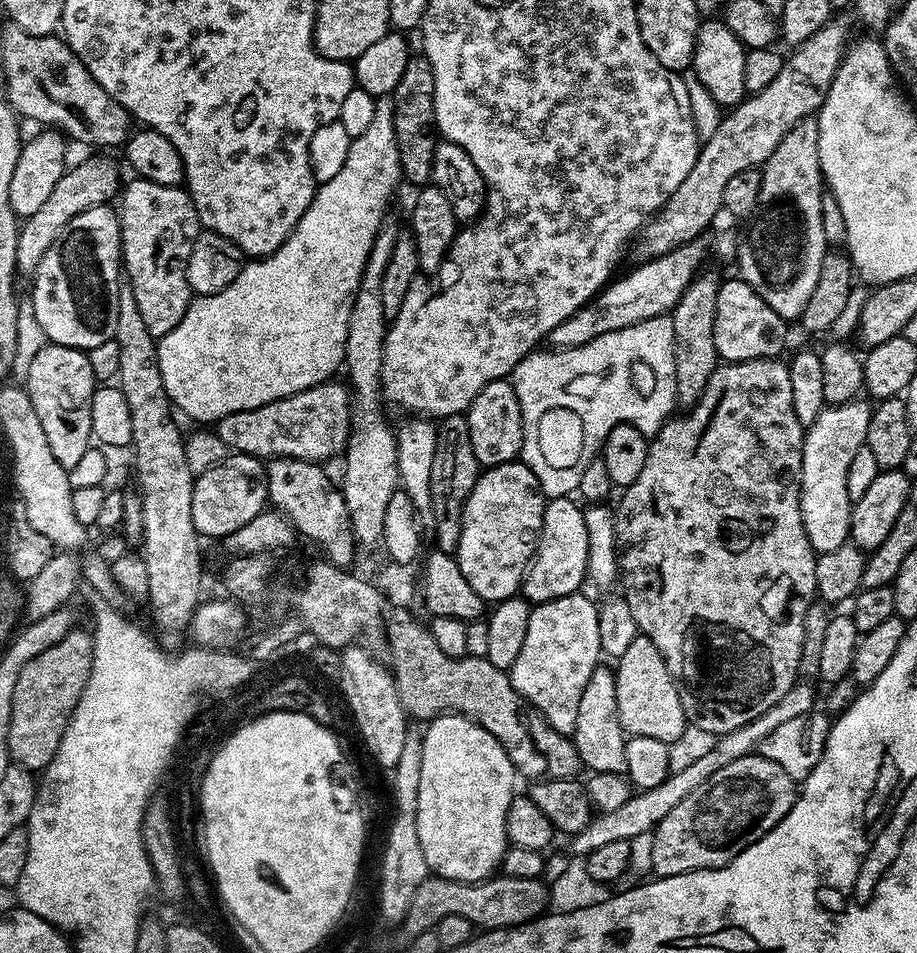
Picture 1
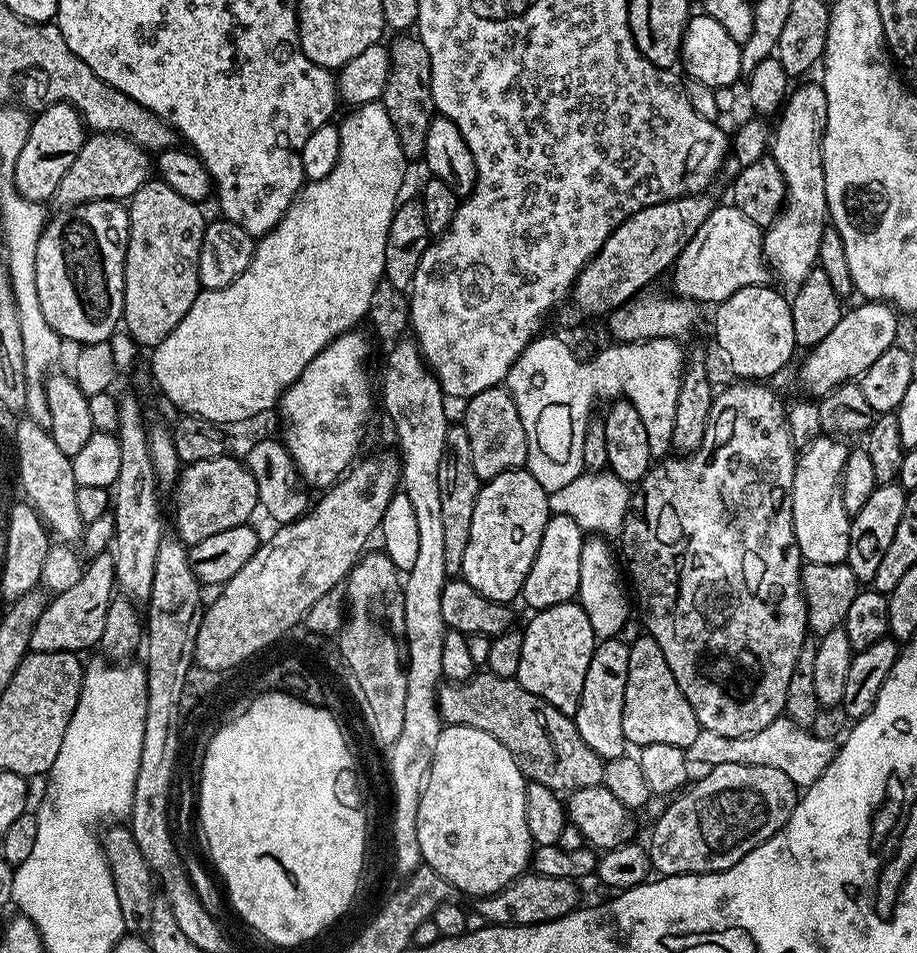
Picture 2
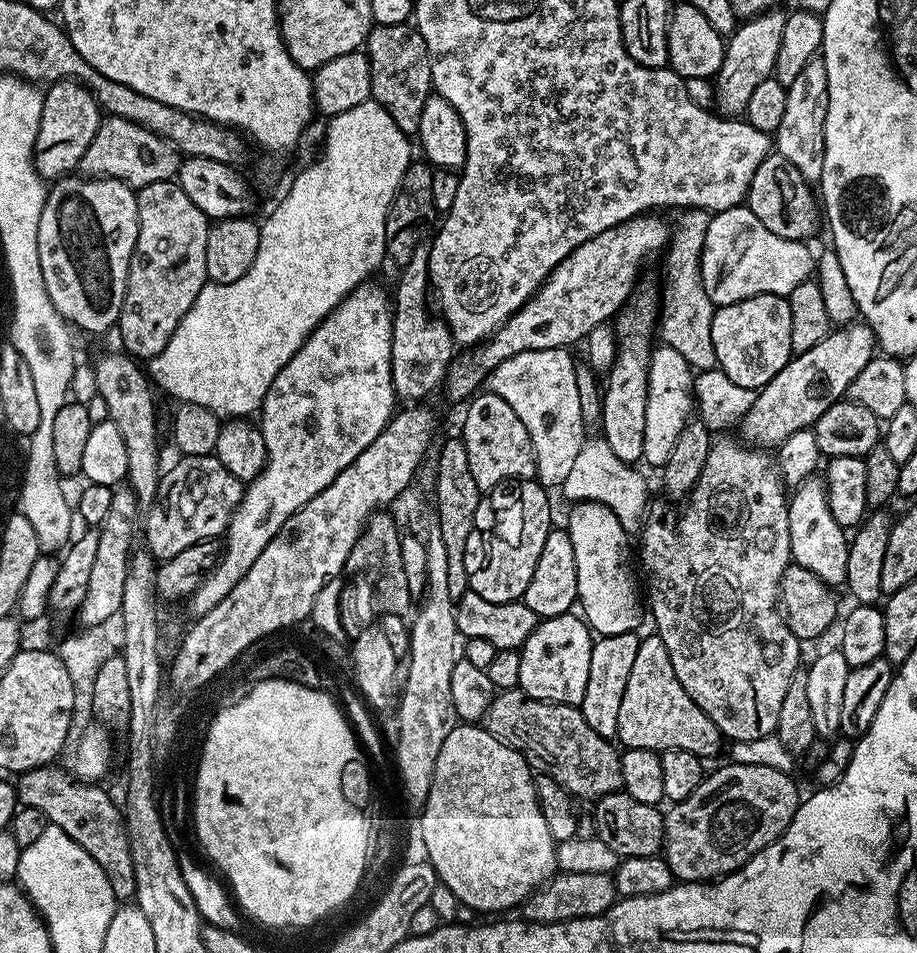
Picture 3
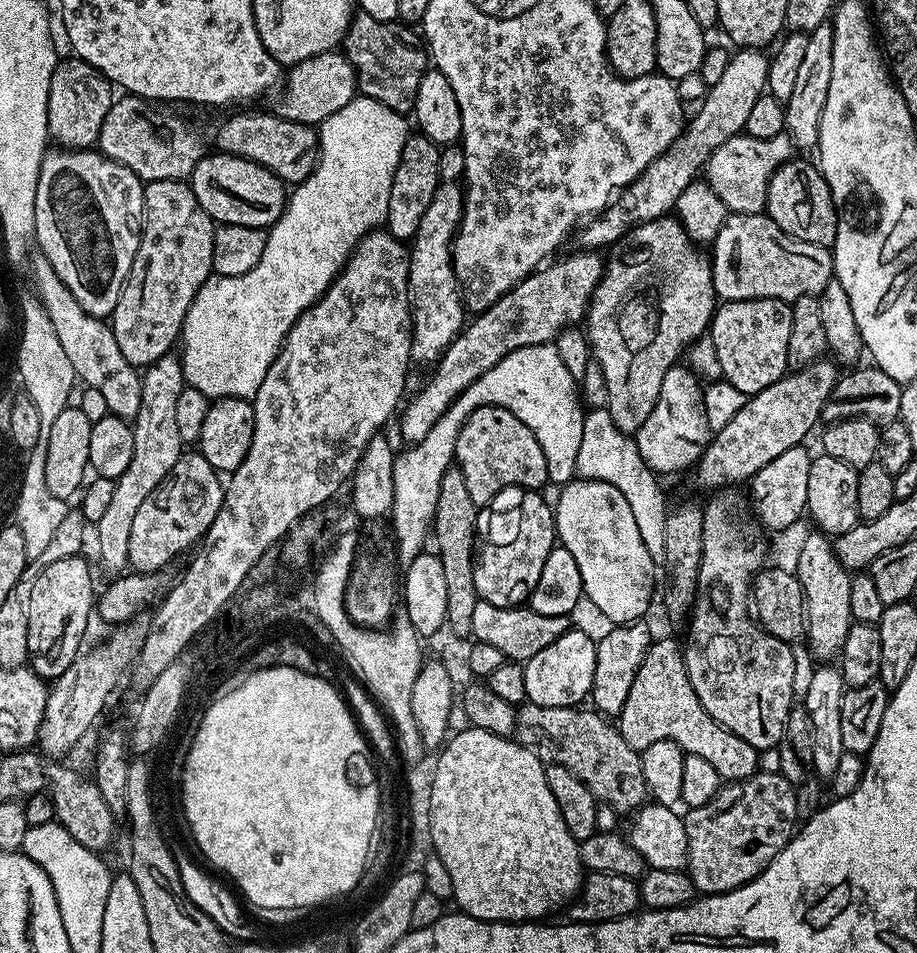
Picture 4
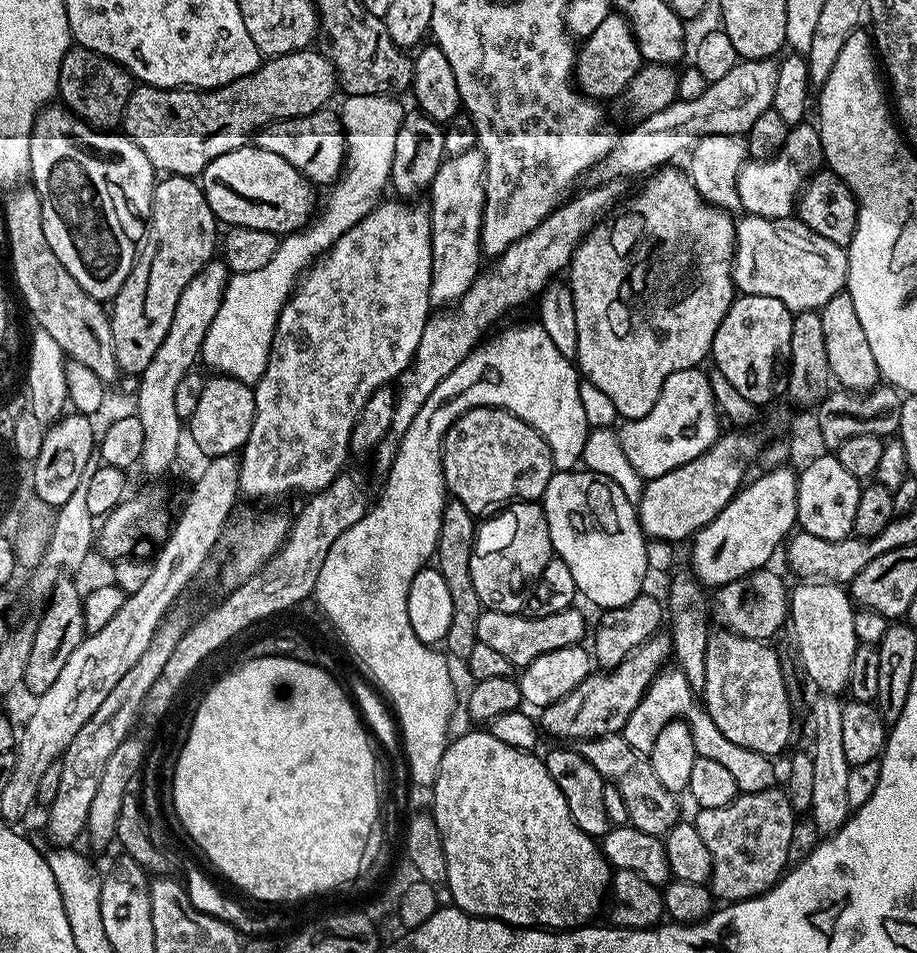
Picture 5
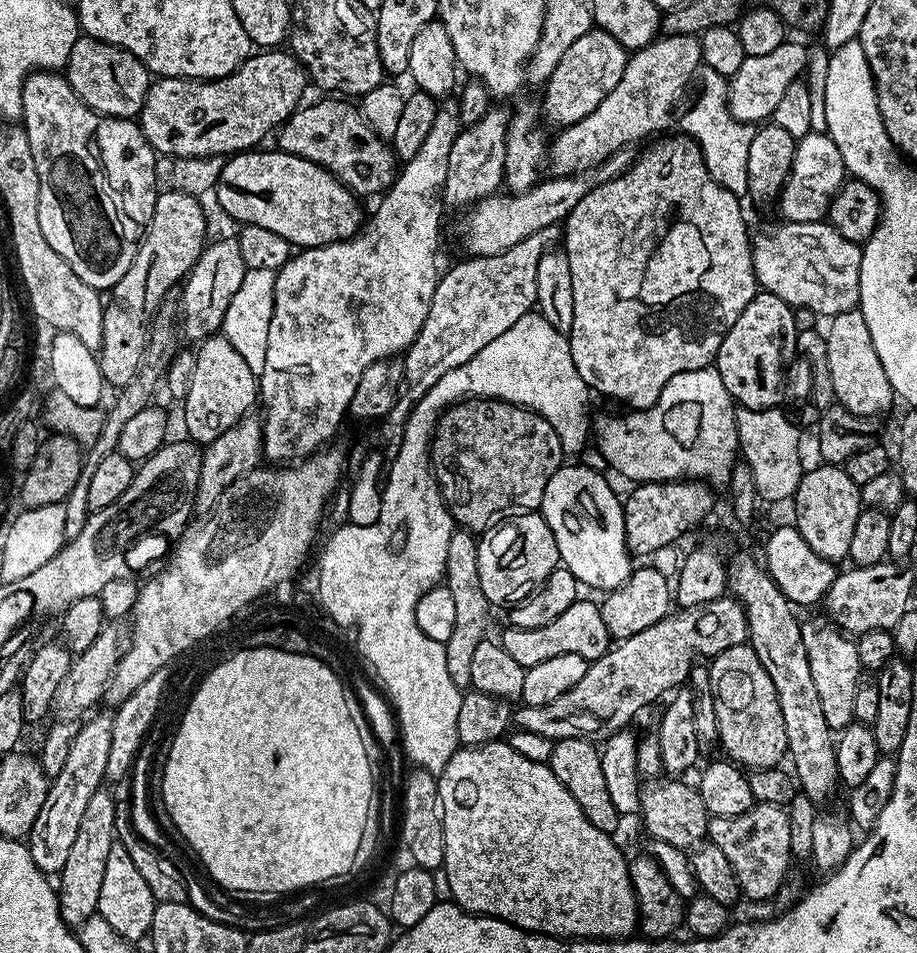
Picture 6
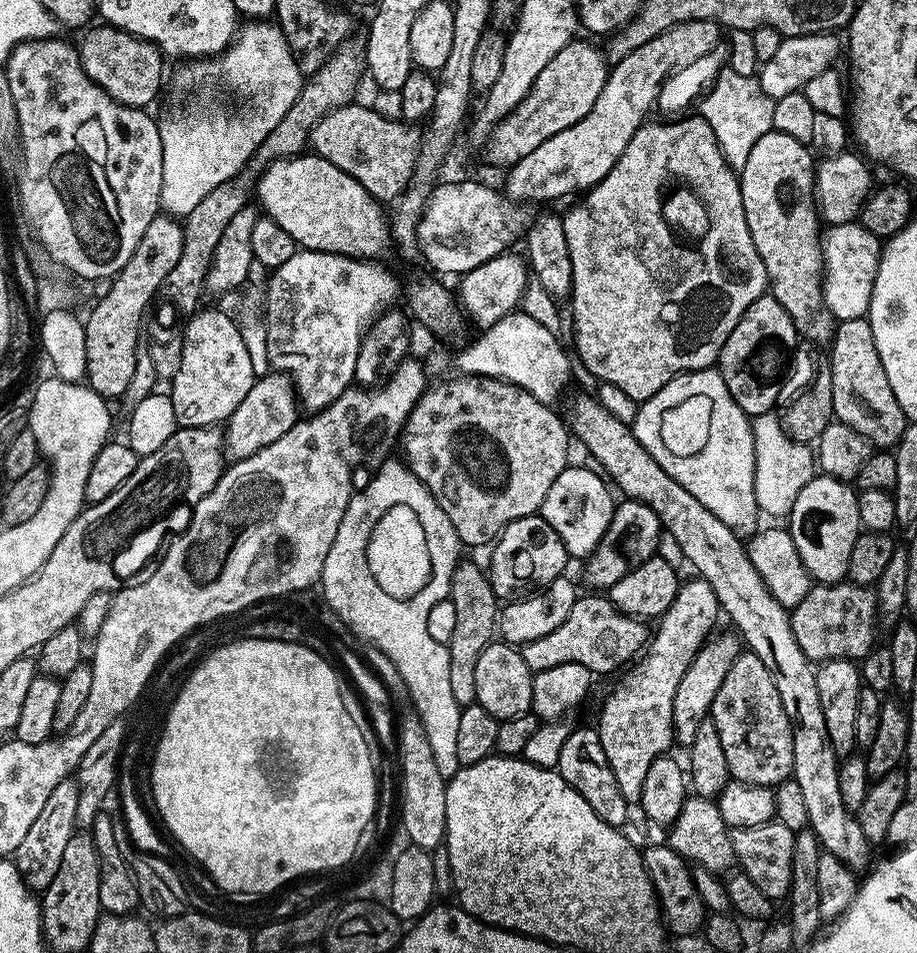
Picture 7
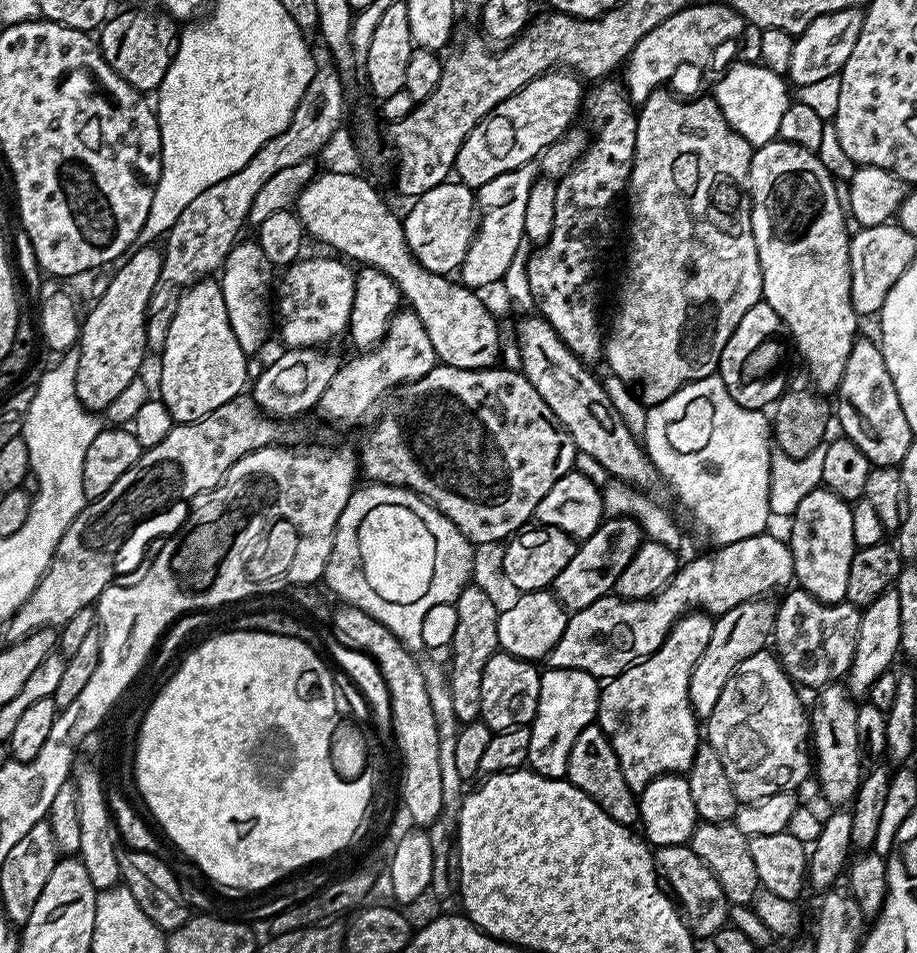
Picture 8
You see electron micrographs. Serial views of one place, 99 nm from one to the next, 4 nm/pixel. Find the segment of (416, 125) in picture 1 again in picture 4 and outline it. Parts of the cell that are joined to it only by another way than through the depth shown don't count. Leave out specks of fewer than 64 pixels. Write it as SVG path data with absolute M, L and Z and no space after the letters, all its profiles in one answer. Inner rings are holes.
M357 11L344 37L342 51L356 71L359 95L374 98L395 112L408 114L413 111L418 82L422 82L425 72L429 71L430 60L421 45L419 48L416 44L407 44L394 29L392 24L383 24L378 18Z

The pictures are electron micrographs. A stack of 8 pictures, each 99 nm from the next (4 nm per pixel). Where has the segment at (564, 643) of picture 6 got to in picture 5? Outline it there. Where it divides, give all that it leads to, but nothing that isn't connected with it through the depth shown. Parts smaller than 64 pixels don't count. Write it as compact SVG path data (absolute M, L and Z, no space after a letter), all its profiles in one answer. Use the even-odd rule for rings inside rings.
M573 606L558 614L534 616L531 614L509 614L506 612L481 611L478 618L477 641L486 643L495 652L502 654L517 669L524 669L527 664L534 662L542 654L550 654L550 650L575 648L587 630L588 624L584 616Z

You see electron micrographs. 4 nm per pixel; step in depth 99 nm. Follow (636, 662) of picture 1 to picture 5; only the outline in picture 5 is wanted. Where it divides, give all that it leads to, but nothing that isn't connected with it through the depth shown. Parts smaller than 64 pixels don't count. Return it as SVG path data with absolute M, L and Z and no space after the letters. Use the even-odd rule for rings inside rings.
M676 666L661 671L646 694L642 694L642 702L634 706L634 714L630 714L622 735L624 741L636 752L648 754L651 753L654 738L662 731L662 726L671 720L683 719L688 721L692 731L697 756L719 762L734 778L737 793L761 792L777 783L773 757L758 754L758 750L746 750L746 746L738 746L738 742L730 742L730 738L726 738L726 734L714 726L714 718L710 718L708 711L698 703L697 693L693 692L690 682L686 682L686 674L682 674Z

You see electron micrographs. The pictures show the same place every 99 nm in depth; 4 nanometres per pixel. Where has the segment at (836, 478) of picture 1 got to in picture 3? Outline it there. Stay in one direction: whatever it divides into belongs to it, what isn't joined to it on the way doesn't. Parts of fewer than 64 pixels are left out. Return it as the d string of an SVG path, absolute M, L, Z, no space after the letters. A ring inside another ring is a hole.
M809 478L802 481L791 493L788 502L788 529L790 530L790 550L792 559L798 566L806 566L810 574L822 578L822 582L829 586L843 585L846 581L846 558L848 557L849 533L838 522L834 522L834 514L830 510L828 501L828 487L823 479Z

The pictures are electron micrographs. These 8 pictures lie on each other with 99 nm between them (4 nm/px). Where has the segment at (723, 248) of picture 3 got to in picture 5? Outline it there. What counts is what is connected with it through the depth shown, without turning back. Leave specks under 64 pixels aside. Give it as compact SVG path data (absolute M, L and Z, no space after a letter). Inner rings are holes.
M744 214L736 220L732 282L737 293L778 298L793 314L814 312L845 291L848 253L834 242L826 242L822 234L814 234L798 218L771 220Z

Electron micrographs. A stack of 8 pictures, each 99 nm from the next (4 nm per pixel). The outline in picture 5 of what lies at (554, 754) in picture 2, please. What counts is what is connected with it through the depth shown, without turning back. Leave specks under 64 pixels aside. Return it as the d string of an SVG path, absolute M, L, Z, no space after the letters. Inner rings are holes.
M623 735L596 736L593 740L583 741L578 751L604 776L607 783L612 784L618 794L622 794L622 802L626 802L628 824L646 834L663 837L681 819L680 808L676 805L677 797L662 782L658 782L658 774L654 774L652 761L647 755L636 752Z

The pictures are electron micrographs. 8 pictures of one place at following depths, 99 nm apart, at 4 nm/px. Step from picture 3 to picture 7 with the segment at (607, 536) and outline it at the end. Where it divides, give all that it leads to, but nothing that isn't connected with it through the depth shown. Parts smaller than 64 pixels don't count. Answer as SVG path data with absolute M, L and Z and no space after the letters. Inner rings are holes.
M569 466L554 478L554 486L550 486L550 494L542 502L539 515L544 517L550 526L562 538L569 557L587 558L600 545L600 540L612 521L614 499L608 493L609 485L604 476L592 473L590 469L581 466Z

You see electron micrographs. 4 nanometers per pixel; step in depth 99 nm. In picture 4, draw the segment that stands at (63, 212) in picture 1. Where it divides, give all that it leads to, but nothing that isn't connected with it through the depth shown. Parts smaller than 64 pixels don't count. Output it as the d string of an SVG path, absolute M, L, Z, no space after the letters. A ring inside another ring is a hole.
M124 94L113 99L98 141L98 151L126 166L135 176L147 182L150 180L187 181L194 166L206 155L206 148L200 136L180 116L163 112L163 107L142 96Z

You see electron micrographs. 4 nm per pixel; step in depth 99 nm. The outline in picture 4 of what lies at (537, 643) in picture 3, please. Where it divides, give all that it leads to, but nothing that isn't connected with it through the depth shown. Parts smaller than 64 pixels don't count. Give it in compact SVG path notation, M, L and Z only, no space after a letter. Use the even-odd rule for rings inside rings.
M569 630L562 634L546 650L538 650L534 658L523 661L524 677L526 678L527 703L537 704L543 708L571 708L579 705L579 700L585 699L586 694L591 693L594 682L594 662L596 661L596 640L588 637L584 632Z

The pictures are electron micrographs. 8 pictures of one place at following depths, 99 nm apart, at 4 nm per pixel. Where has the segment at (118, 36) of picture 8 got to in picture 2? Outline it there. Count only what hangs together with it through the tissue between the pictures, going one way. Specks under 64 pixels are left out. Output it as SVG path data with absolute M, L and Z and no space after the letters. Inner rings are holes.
M58 103L43 108L33 119L26 146L22 146L22 154L18 154L18 162L12 168L16 193L27 200L51 201L58 190L58 182L62 182L62 174L66 174L74 158L78 158L78 150L82 150L85 139L86 125L75 106Z

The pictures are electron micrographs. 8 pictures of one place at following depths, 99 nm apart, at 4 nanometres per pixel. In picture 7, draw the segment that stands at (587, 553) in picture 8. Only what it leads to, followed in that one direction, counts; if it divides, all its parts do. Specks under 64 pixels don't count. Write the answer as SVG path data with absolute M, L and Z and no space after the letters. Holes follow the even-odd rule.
M621 499L613 507L612 521L606 530L603 539L600 540L592 555L587 557L584 568L584 580L592 590L607 590L614 586L630 570L642 566L652 556L657 555L657 548L662 533L660 519L654 510L650 510L648 504L643 504L640 500Z

